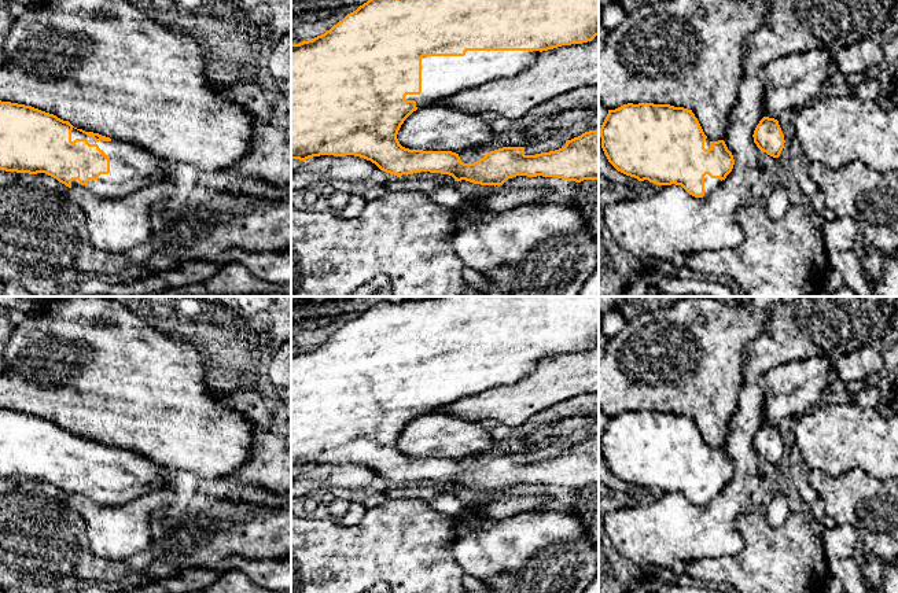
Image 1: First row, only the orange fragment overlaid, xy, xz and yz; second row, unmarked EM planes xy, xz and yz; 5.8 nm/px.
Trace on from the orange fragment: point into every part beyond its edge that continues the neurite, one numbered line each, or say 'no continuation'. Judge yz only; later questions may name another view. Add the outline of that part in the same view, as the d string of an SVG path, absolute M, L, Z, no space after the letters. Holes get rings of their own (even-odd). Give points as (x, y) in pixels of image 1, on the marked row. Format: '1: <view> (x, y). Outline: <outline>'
1: yz (710, 184). Outline: M709 174L704 176L704 196L713 192L721 184L719 178L711 178Z

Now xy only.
1: xy (132, 166). Outline: M73 128L71 141L87 139L89 144L97 144L110 156L110 173L100 174L97 180L89 180L81 185L78 180L73 187L85 188L99 196L124 196L144 185L163 181L168 174L163 170L163 159L157 158L148 150L122 140L95 141L92 137Z

